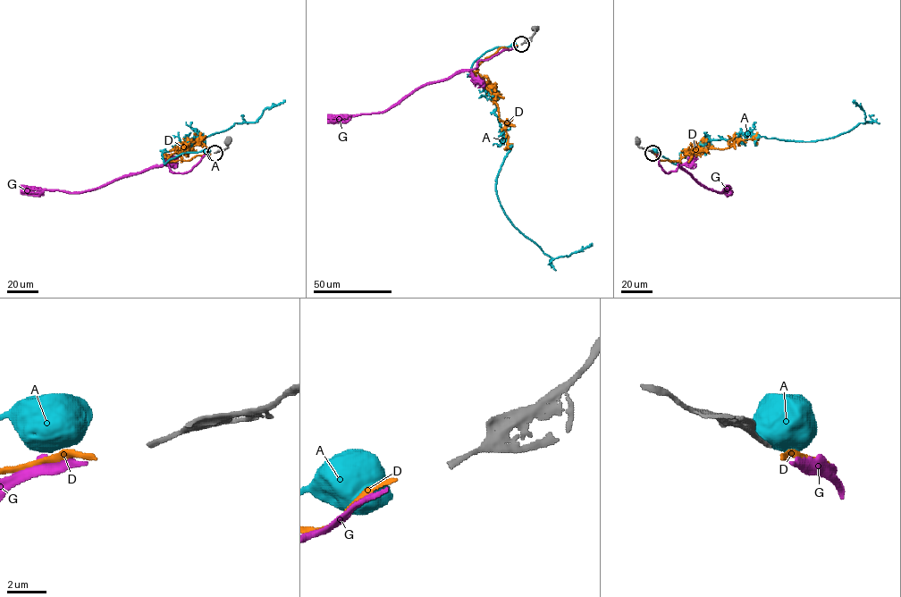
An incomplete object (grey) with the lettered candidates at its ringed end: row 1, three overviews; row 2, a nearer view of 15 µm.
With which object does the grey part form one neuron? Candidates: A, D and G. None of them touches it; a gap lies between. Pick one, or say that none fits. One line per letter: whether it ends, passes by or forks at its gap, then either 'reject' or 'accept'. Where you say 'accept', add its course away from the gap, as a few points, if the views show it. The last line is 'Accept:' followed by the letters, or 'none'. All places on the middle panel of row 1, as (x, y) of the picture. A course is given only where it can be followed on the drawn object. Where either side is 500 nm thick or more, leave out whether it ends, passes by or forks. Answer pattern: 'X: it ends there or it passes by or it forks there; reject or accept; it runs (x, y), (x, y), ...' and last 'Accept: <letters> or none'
A: reject
D: it ends there; accept; it runs (517, 45), (511, 49), (501, 47), (486, 57), (475, 71), (496, 103), (499, 119), (504, 123), (508, 147)
G: it ends there; reject
Accept: D

